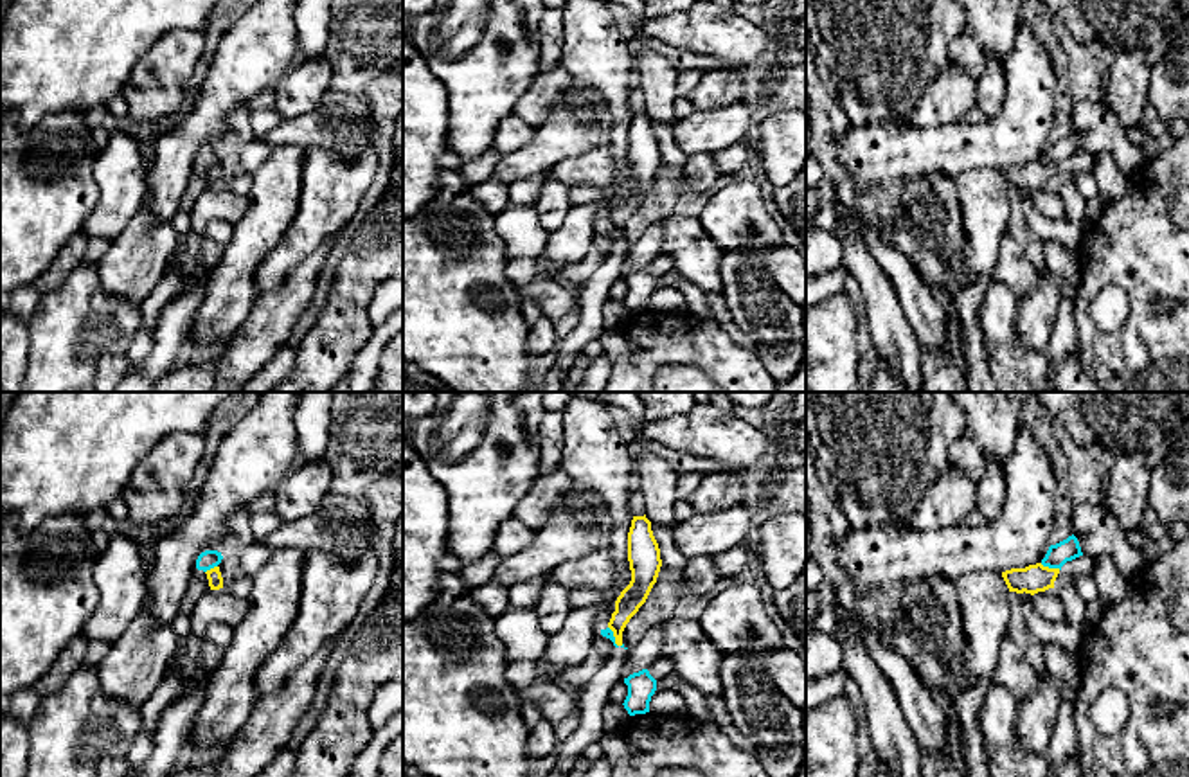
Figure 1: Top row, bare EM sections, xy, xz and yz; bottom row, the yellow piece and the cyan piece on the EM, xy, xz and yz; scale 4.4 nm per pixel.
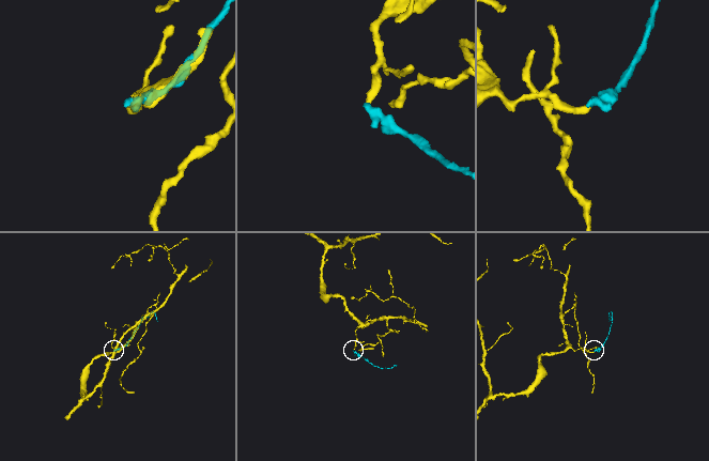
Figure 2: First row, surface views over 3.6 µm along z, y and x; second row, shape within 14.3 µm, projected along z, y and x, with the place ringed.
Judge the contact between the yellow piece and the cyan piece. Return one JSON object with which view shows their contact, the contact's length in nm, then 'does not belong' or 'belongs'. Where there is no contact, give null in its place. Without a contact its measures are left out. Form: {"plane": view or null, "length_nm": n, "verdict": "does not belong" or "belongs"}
{"plane": "yz", "length_nm": 100, "verdict": "does not belong"}

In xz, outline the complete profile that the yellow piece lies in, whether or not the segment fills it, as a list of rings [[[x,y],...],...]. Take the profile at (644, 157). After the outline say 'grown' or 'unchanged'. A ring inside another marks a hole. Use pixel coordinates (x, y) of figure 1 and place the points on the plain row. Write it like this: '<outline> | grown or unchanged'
[[[646,112],[633,113],[631,117],[628,130],[628,158],[631,178],[617,194],[615,209],[608,219],[617,243],[622,243],[622,228],[630,216],[646,200],[662,164],[660,146]]] | unchanged

